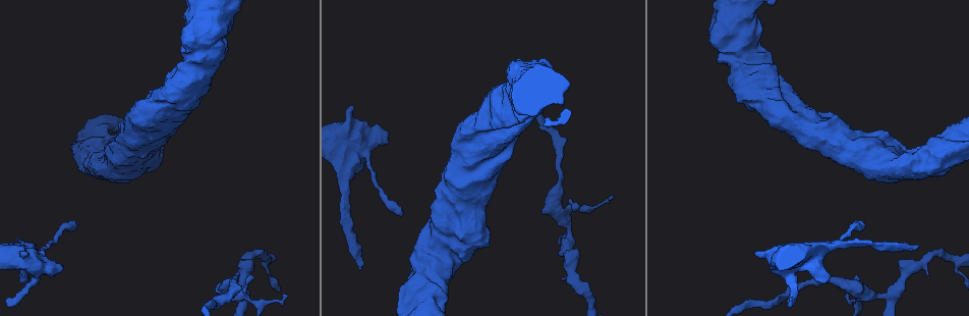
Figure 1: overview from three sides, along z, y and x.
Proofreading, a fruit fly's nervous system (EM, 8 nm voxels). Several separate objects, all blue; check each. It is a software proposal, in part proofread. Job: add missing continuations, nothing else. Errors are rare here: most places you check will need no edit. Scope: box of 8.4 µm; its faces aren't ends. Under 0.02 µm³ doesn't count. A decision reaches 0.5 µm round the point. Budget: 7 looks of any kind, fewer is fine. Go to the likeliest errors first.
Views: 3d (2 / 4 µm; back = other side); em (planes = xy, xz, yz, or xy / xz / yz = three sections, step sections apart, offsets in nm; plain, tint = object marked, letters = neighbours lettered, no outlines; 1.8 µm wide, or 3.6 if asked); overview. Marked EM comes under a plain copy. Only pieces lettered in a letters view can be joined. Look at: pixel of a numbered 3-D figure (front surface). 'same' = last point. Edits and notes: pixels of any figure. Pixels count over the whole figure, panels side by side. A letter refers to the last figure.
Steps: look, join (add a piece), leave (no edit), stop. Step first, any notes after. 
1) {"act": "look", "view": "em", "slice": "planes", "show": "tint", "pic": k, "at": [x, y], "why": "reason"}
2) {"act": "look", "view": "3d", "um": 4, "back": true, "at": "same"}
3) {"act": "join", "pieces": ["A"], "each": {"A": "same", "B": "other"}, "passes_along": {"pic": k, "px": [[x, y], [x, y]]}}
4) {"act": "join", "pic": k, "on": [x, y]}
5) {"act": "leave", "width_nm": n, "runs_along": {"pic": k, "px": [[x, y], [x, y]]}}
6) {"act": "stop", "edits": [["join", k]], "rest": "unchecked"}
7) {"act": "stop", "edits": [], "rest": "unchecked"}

{"act": "look", "view": "em", "slice": "planes", "show": "letters", "pic": 1, "at": [361, 269], "why": "end of a long branch"}

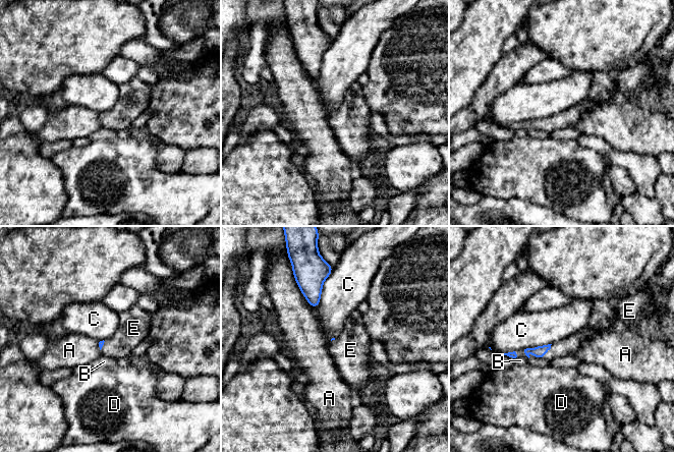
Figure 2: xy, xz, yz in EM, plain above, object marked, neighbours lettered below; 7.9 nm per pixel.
{"act": "join", "pieces": ["E"], "each": {"A": "other", "B": "other", "C": "other", "D": "other", "E": "same"}, "passes_along": {"pic": 2, "px": [[539, 351], [547, 351], [571, 343]]}, "found": "the cell continues"}

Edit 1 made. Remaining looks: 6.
{"act": "look", "view": "overview"}

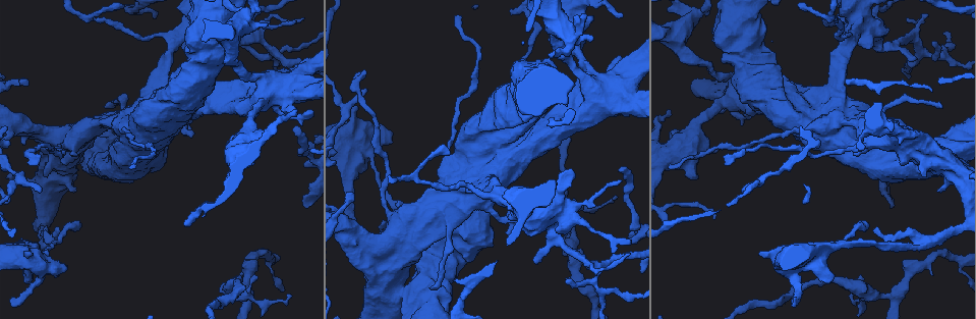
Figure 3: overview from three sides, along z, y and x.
{"act": "look", "view": "3d", "um": 4, "pic": 3, "at": [758, 253], "why": "stops while still wide"}

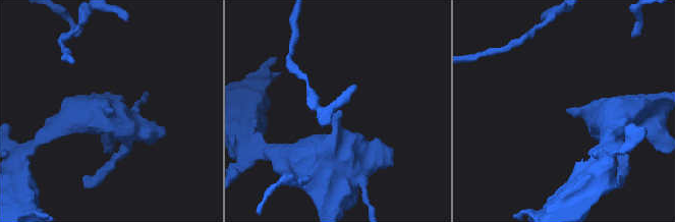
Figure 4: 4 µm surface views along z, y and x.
{"act": "look", "view": "em", "slice": "xy", "step": 16, "show": "tint", "pic": 4, "at": [566, 111]}

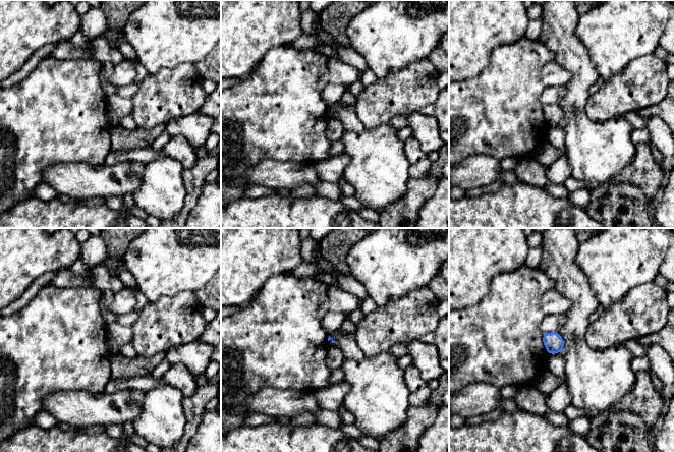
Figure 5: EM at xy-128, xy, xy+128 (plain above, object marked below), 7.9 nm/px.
{"act": "look", "view": "em", "slice": "planes", "show": "letters", "at": "same"}

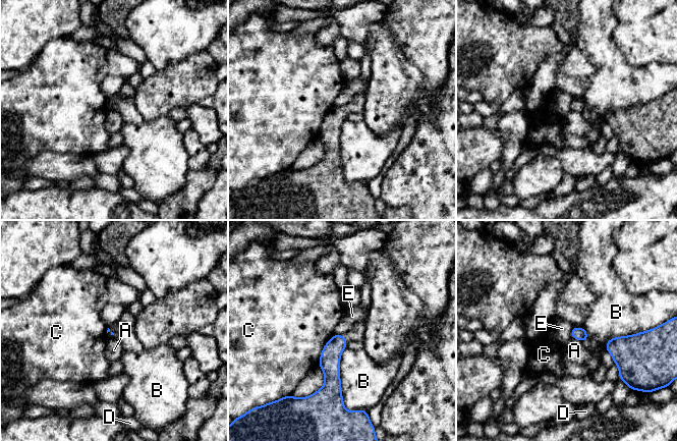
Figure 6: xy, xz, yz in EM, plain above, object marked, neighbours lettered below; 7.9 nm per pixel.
{"act": "leave", "each": {"A": "other", "B": "other", "C": "other", "D": "other", "E": "other"}, "border": {"pic": 6, "px": [[573, 327], [570, 335]]}, "found": "no lettered piece goes on from it"}

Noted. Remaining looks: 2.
{"act": "look", "view": "em", "slice": "planes", "show": "letters", "pic": 3, "at": [617, 198], "why": "an open end"}

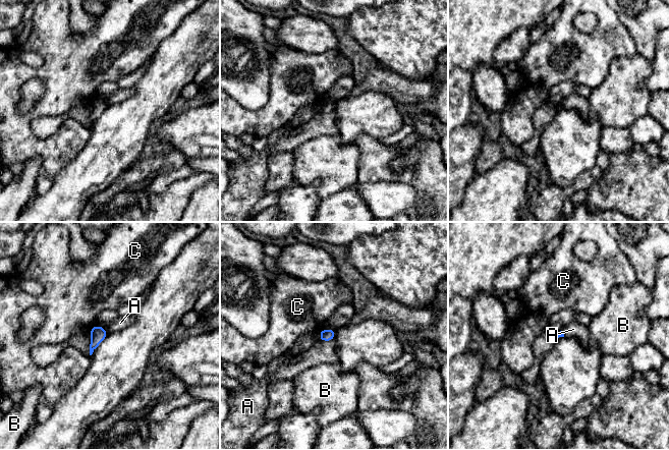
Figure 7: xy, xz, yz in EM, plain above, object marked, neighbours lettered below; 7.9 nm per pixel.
{"act": "leave", "each": {"A": "other", "B": "other", "C": "other"}, "border": {"pic": 7, "px": [[333, 338], [320, 340]]}, "found": "none of them fits"}

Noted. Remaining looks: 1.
{"act": "stop", "edits": [["join", 2]], "rest": "unchecked"}

